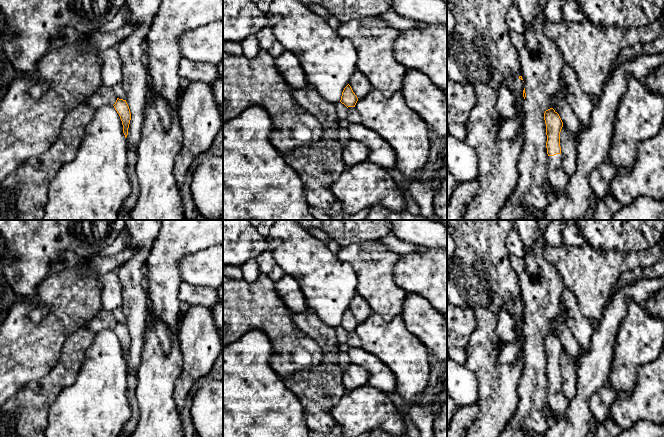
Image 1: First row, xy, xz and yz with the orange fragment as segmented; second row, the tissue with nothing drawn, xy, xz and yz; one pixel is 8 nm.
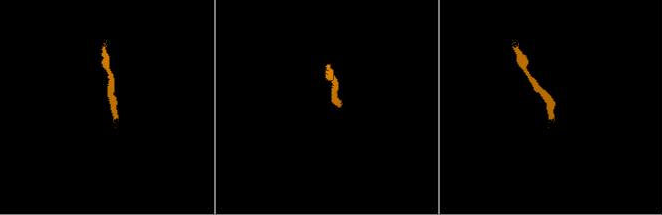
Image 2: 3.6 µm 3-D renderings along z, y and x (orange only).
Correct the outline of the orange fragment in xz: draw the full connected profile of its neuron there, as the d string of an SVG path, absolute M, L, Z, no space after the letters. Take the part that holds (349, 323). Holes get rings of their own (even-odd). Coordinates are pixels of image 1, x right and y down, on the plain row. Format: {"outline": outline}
{"outline": "M348 308L342 316L340 326L348 332L348 331L355 331L357 325L358 325L357 320L353 316L351 310Z"}

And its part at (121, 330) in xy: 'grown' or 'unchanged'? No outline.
unchanged

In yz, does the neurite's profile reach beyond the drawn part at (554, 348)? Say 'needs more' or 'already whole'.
needs more

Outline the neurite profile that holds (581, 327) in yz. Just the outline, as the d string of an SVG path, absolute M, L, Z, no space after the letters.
M564 288L559 301L559 314L566 315L566 325L576 338L580 349L587 352L591 347L594 334L592 320L588 319L579 308L574 294Z

